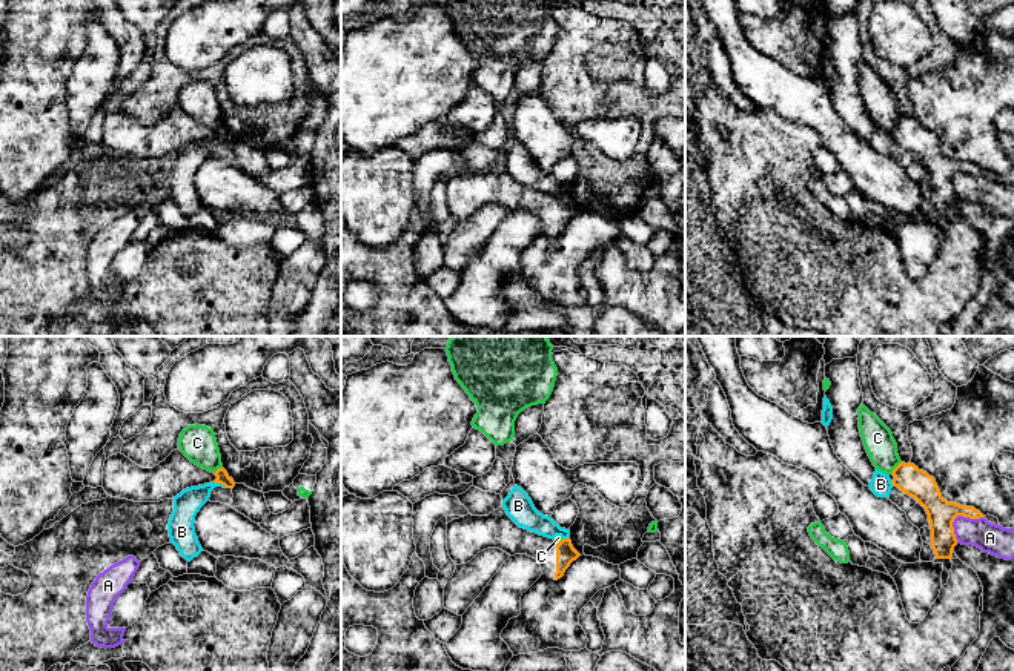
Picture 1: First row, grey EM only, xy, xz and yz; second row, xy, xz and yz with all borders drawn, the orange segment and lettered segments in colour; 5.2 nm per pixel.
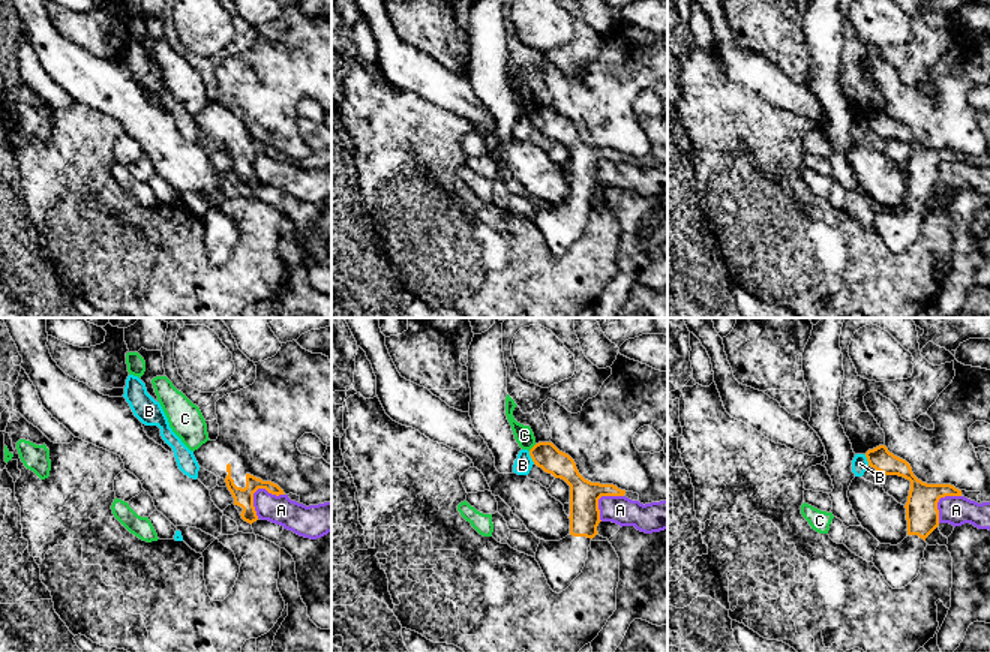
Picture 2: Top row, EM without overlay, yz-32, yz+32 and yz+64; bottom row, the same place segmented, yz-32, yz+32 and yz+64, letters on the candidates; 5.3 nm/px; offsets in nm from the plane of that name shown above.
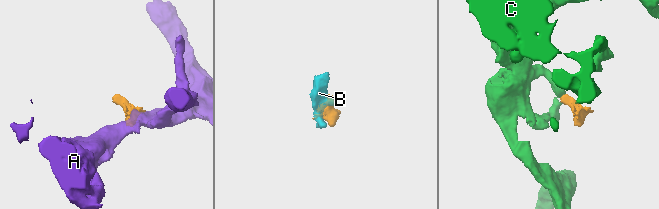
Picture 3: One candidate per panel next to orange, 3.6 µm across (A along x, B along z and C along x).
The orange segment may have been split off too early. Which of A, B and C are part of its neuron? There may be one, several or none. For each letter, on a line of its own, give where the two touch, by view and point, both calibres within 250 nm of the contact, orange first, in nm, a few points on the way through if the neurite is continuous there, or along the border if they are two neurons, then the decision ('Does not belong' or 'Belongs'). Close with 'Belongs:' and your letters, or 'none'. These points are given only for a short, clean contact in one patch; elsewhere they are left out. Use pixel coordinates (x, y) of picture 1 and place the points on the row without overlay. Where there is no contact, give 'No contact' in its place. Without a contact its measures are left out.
A: Touches orange at yz (957, 171). Thickness 150 nm (orange) against 160 nm. Does not belong
B: Touches orange at xy (220, 138). Thickness 70 nm (orange) against 140 nm. Boundary: xy (214, 137), (226, 143). Does not belong
C: Touches orange at yz (896, 123). Thickness 150 nm (orange) against 160 nm. Boundary: yz (901, 117), (890, 129). Does not belong
Belongs: none

